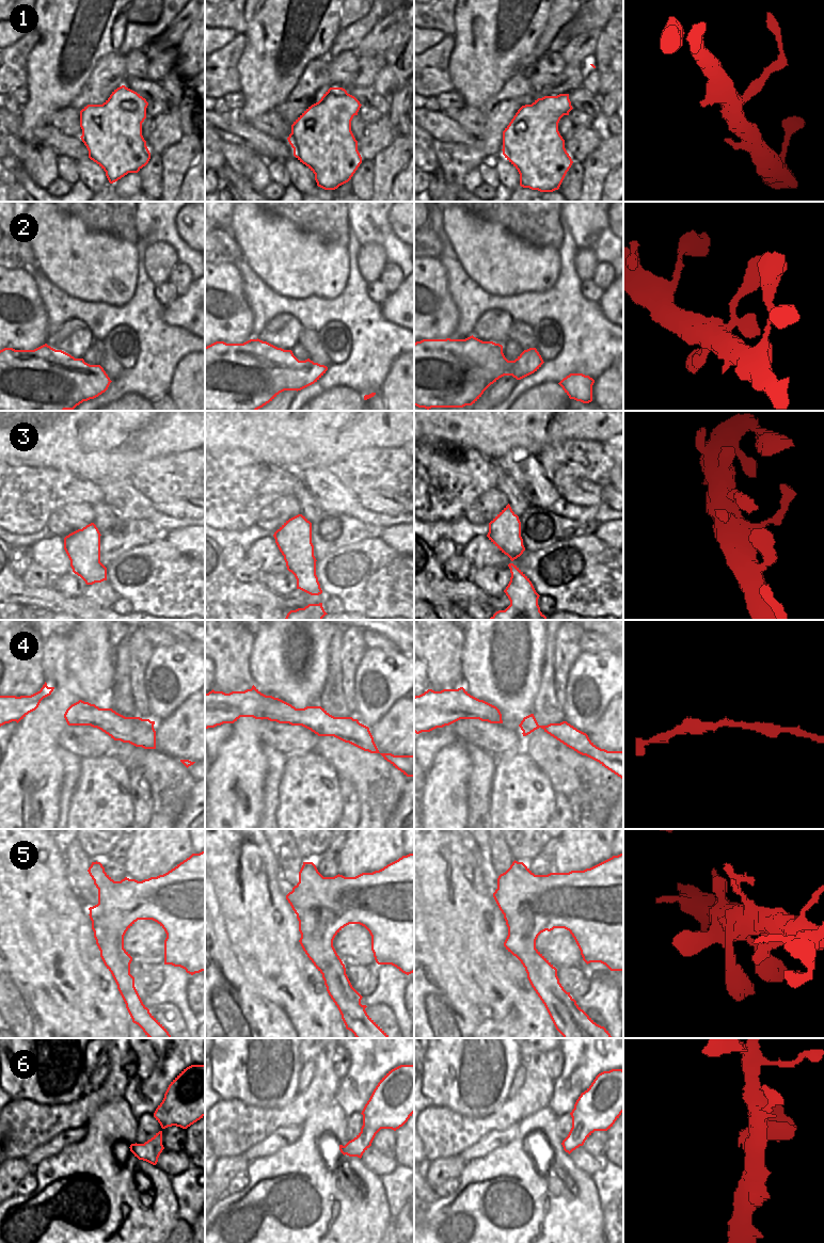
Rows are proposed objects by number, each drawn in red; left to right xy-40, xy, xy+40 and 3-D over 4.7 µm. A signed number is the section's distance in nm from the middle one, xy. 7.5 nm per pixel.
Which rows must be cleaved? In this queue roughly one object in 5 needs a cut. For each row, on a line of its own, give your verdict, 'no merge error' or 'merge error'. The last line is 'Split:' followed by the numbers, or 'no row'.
1: no merge error
2: no merge error
3: no merge error
4: no merge error
5: no merge error
6: no merge error
Split: no row

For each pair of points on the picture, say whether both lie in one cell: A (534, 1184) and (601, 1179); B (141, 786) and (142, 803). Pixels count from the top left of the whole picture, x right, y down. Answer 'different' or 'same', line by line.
A: different
B: same

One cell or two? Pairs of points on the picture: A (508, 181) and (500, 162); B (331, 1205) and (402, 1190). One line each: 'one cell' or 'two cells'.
A: one cell
B: two cells

